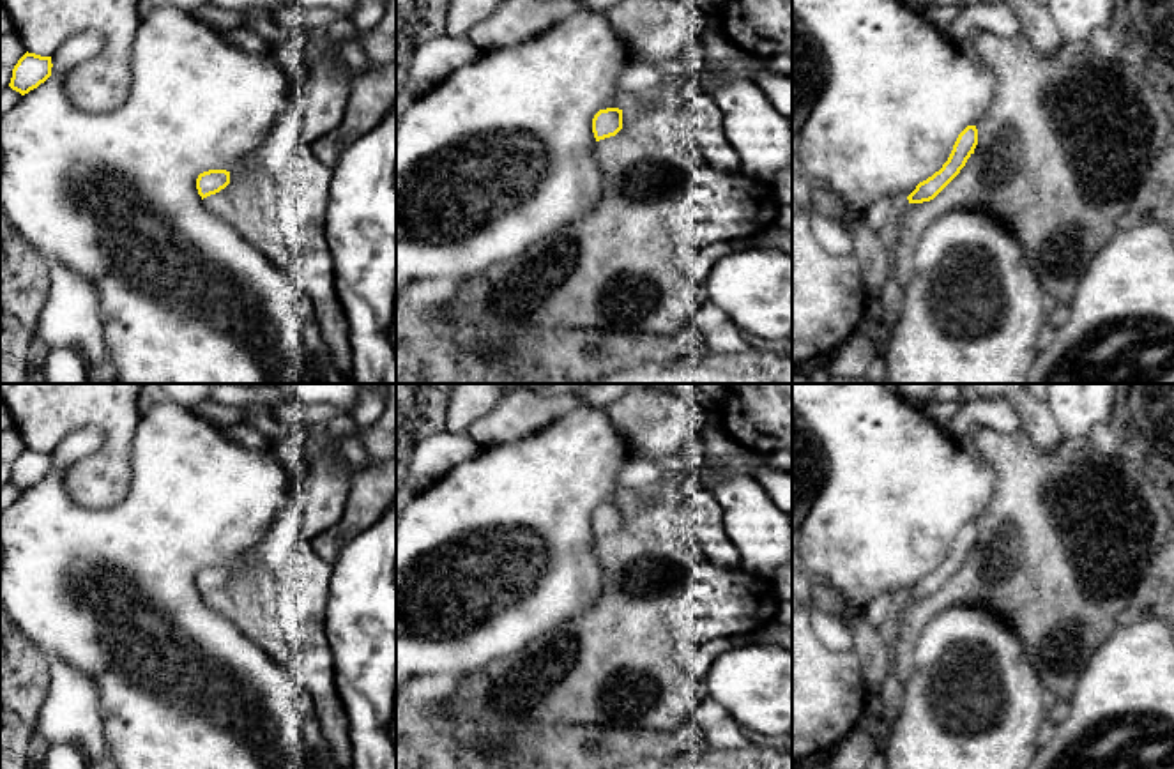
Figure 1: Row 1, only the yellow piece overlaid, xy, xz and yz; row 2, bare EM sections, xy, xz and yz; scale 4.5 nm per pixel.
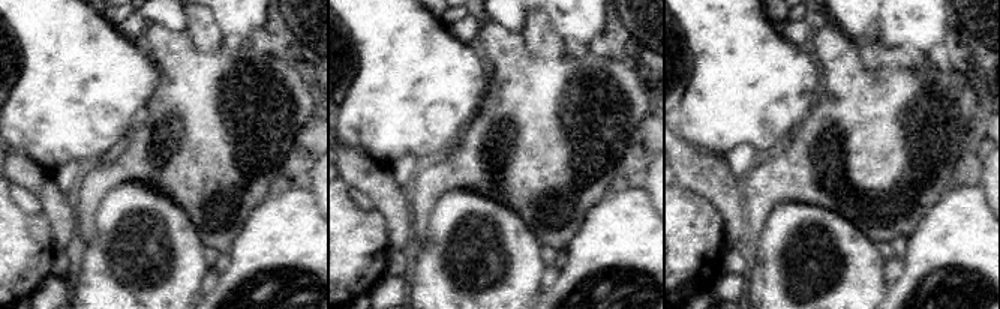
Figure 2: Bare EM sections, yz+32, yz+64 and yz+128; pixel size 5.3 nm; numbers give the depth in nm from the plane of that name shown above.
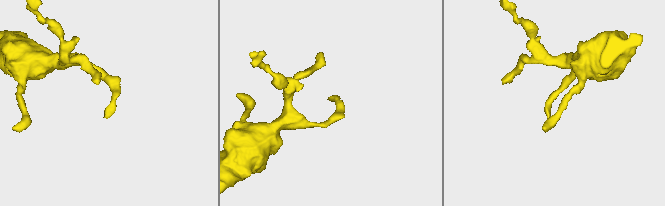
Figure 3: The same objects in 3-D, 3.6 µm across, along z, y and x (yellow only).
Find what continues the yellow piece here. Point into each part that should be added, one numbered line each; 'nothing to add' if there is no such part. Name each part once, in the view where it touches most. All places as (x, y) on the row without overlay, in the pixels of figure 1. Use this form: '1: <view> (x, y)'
nothing to add

